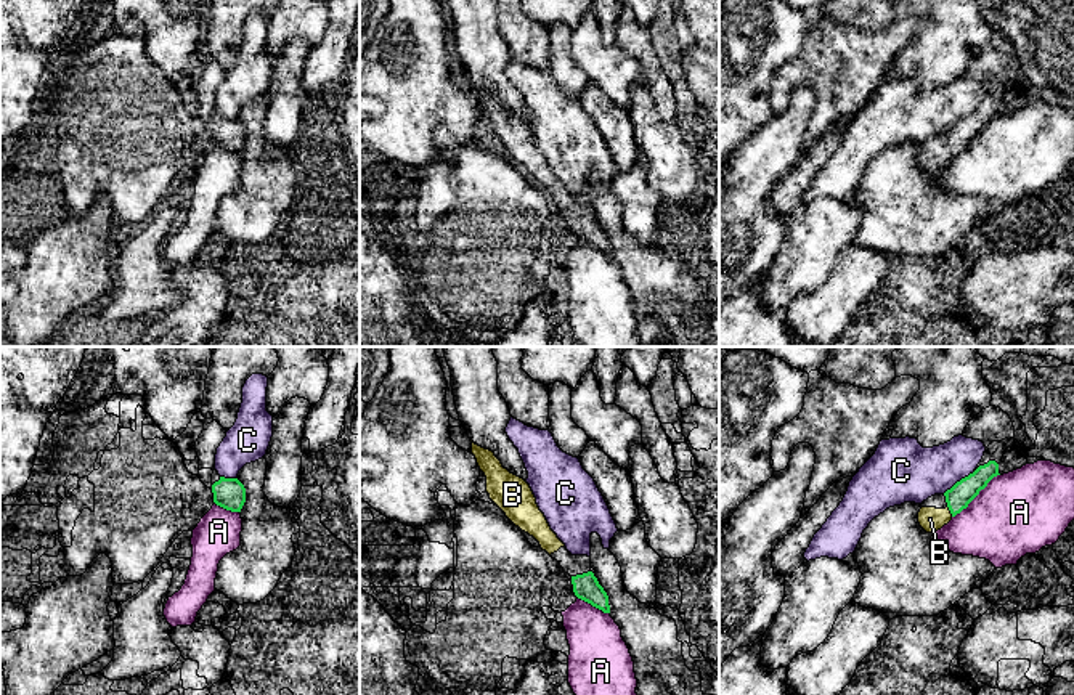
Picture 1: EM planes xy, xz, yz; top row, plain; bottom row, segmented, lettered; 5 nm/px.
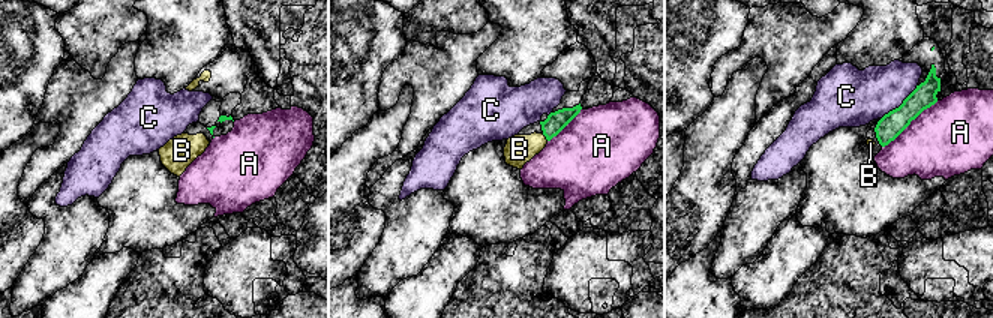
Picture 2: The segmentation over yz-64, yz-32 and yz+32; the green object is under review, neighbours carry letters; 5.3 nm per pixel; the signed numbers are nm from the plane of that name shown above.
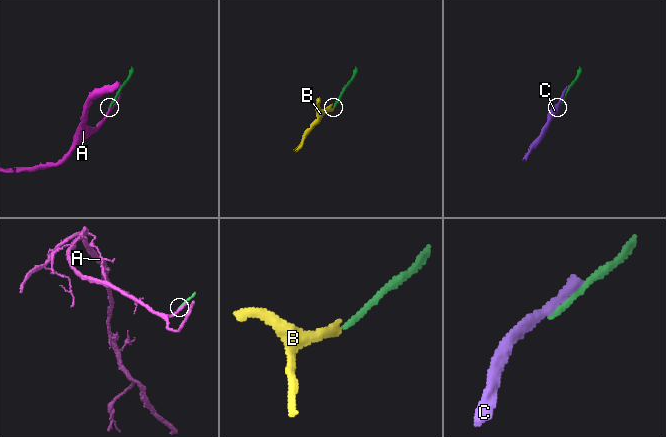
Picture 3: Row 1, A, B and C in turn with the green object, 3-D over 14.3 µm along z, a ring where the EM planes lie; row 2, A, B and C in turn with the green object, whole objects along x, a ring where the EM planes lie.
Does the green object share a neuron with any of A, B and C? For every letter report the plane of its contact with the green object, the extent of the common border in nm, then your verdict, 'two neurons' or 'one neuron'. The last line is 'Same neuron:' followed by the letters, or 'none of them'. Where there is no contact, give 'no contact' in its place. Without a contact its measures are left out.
A: yz | 320 nm | two neurons
B: yz | 60 nm | one neuron
C: yz | 200 nm | two neurons
Same neuron: B

